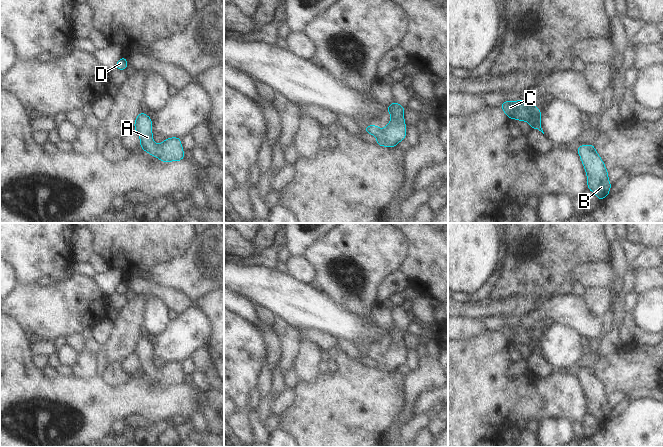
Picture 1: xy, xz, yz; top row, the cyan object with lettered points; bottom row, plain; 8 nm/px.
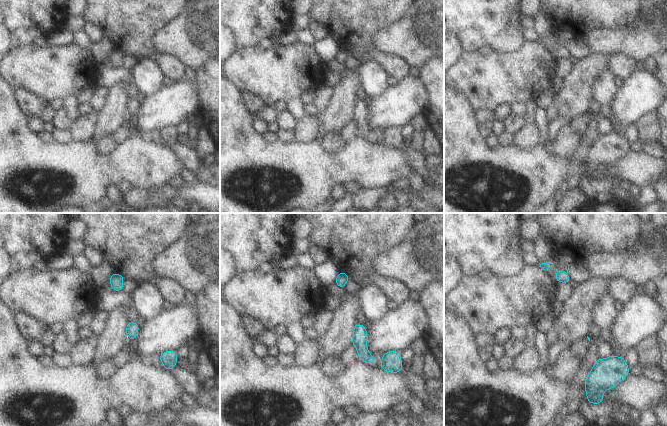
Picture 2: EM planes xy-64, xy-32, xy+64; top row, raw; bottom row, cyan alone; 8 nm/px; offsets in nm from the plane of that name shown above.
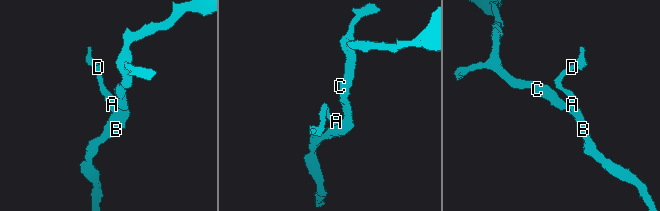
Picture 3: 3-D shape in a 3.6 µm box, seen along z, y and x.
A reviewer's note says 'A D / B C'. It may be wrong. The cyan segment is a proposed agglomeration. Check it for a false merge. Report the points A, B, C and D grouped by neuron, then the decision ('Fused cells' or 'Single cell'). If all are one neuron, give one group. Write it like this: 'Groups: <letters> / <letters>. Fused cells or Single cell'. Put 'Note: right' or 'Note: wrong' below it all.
Groups: A B C D. Single cell
Note: wrong

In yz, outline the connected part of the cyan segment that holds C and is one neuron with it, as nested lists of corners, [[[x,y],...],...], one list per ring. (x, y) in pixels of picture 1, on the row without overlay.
[[[518,324],[518,325],[505,325],[500,331],[510,343],[514,342],[519,345],[527,345],[532,353],[538,353],[543,358],[541,352],[541,337],[537,330],[532,327]]]

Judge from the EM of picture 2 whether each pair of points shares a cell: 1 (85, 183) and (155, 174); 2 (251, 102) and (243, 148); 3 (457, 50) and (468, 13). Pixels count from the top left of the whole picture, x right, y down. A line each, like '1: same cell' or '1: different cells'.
1: same cell
2: different cells
3: different cells

